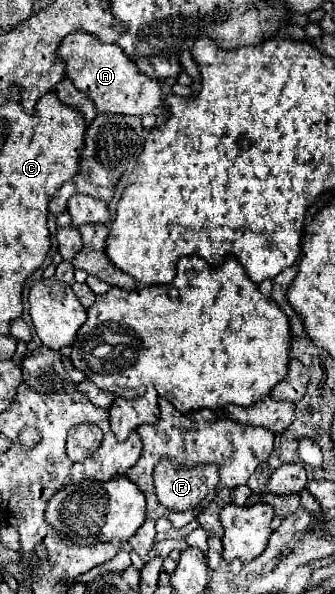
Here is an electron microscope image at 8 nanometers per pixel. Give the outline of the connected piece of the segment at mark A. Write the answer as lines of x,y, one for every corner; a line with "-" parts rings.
72,33
68,37
64,37
58,55
66,61
66,77
70,77
74,81
74,85
88,93
90,99
96,103
100,113
124,113
124,115
146,115
146,113
154,113
154,115
168,115
168,107
162,101
162,85
158,79
148,79
146,75
140,75
140,71
136,71
136,63
132,63
132,59
128,59
124,55
124,51
120,51
120,47
116,47
116,43
100,43
96,39
96,35
90,33

